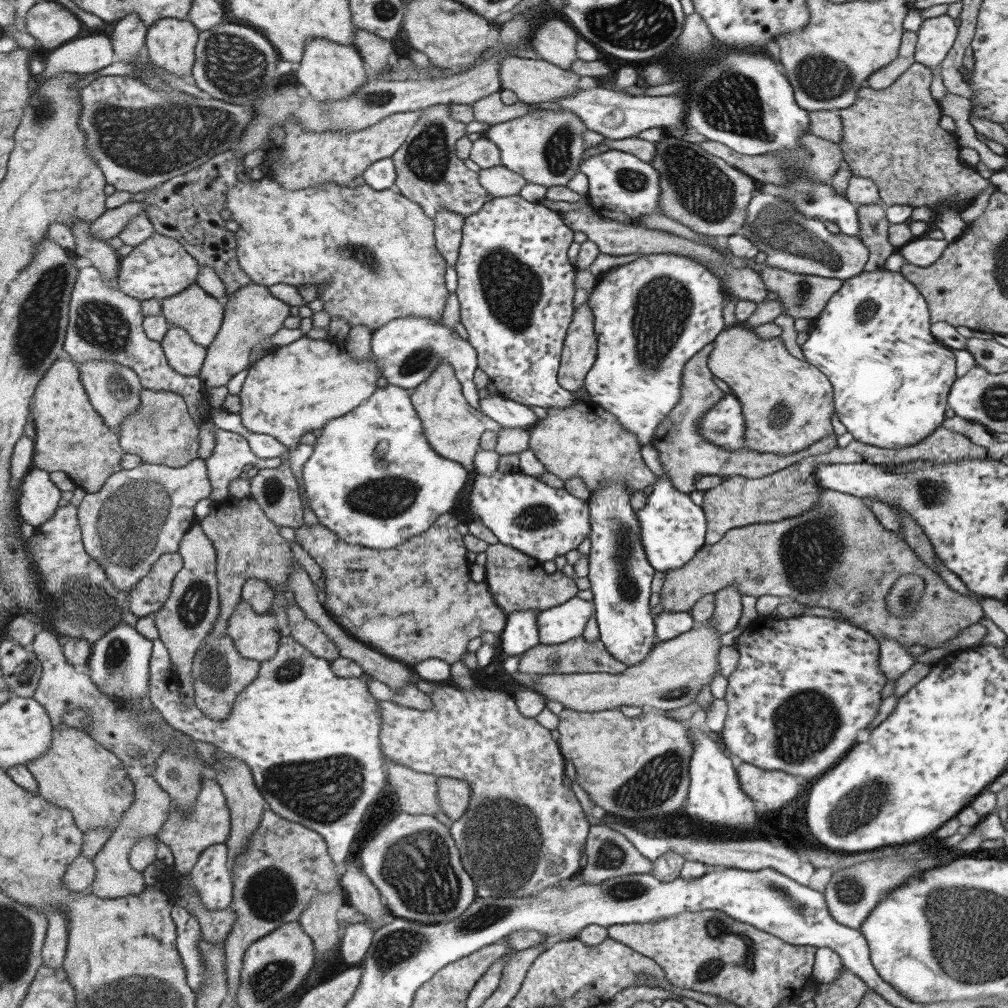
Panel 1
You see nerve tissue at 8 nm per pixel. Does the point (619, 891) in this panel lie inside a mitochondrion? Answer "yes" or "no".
yes

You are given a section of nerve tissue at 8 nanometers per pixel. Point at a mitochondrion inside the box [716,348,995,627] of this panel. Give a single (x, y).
(811, 553)

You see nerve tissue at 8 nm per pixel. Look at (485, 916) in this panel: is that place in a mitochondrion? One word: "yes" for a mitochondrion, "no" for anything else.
yes

